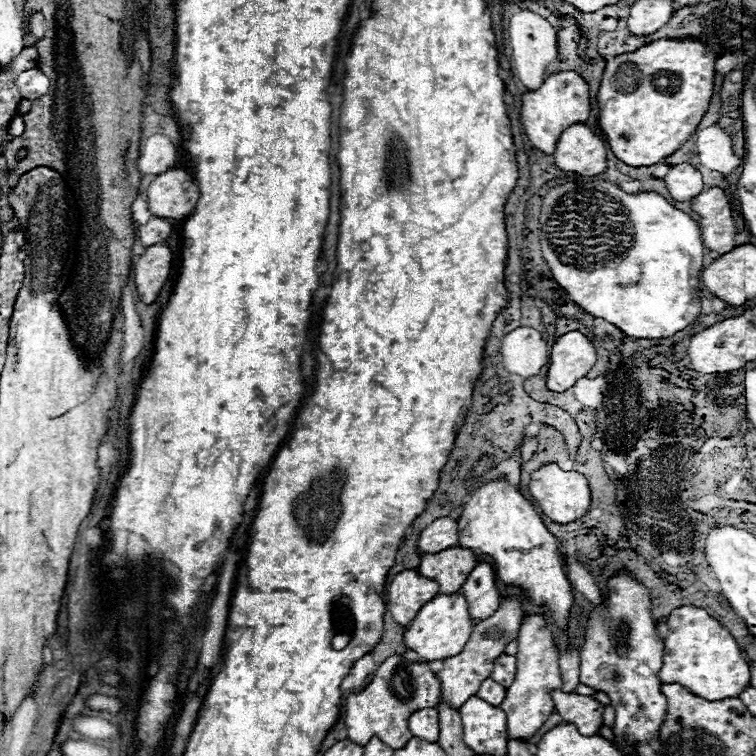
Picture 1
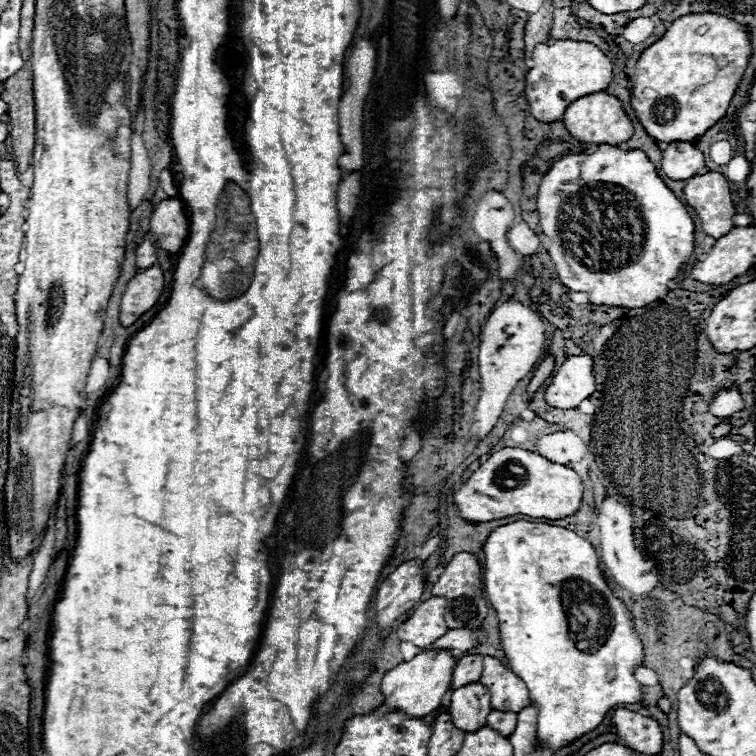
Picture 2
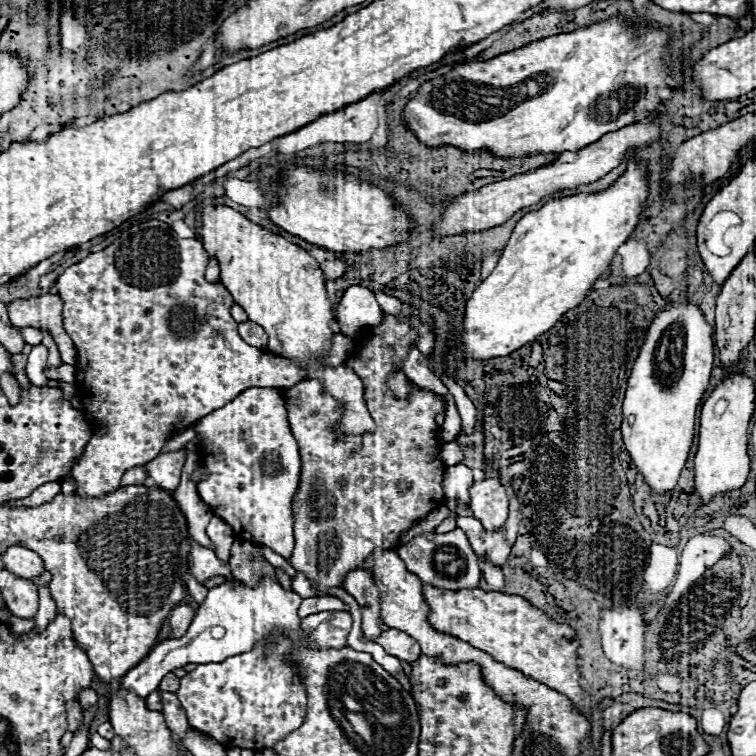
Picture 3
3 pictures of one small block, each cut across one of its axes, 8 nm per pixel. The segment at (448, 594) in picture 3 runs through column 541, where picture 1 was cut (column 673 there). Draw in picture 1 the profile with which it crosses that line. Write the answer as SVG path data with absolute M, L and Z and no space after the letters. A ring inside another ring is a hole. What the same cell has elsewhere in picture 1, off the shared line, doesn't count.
M680 606L670 612L668 620L668 636L662 656L662 668L658 672L662 682L676 682L704 696L706 700L722 700L736 698L750 684L750 668L740 654L740 648L732 634L706 610L696 606Z

